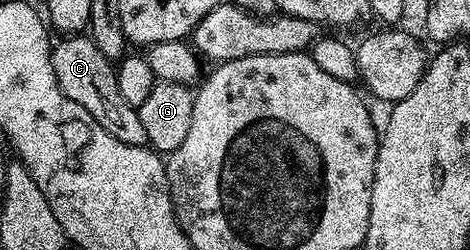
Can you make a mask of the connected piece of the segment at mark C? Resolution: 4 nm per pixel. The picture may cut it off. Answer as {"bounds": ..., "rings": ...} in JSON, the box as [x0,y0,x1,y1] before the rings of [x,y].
{"bounds":[51,36,147,146],"rings":[[[90,36],[60,37],[51,47],[51,63],[61,92],[69,100],[81,104],[81,108],[85,108],[85,112],[89,112],[89,116],[93,116],[93,120],[109,132],[109,136],[121,140],[121,144],[147,146],[145,127],[141,124],[138,109],[130,106],[121,96],[112,59],[105,57]]]}

